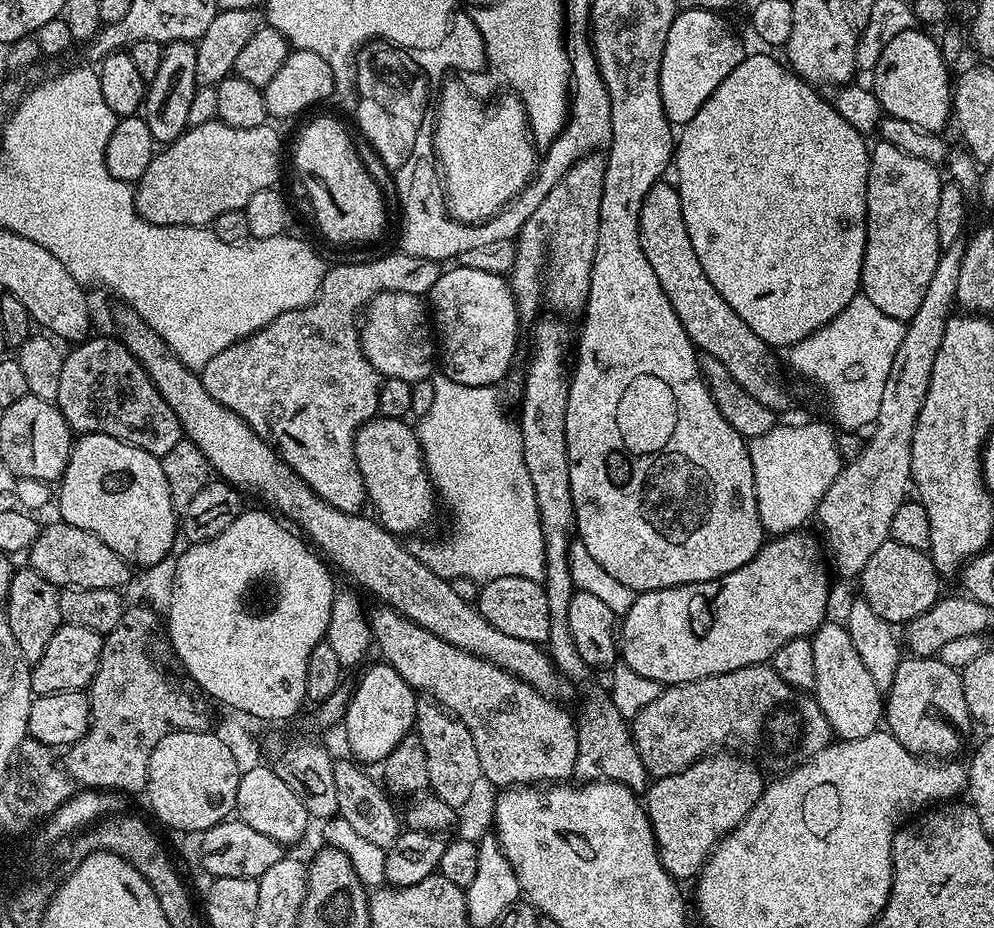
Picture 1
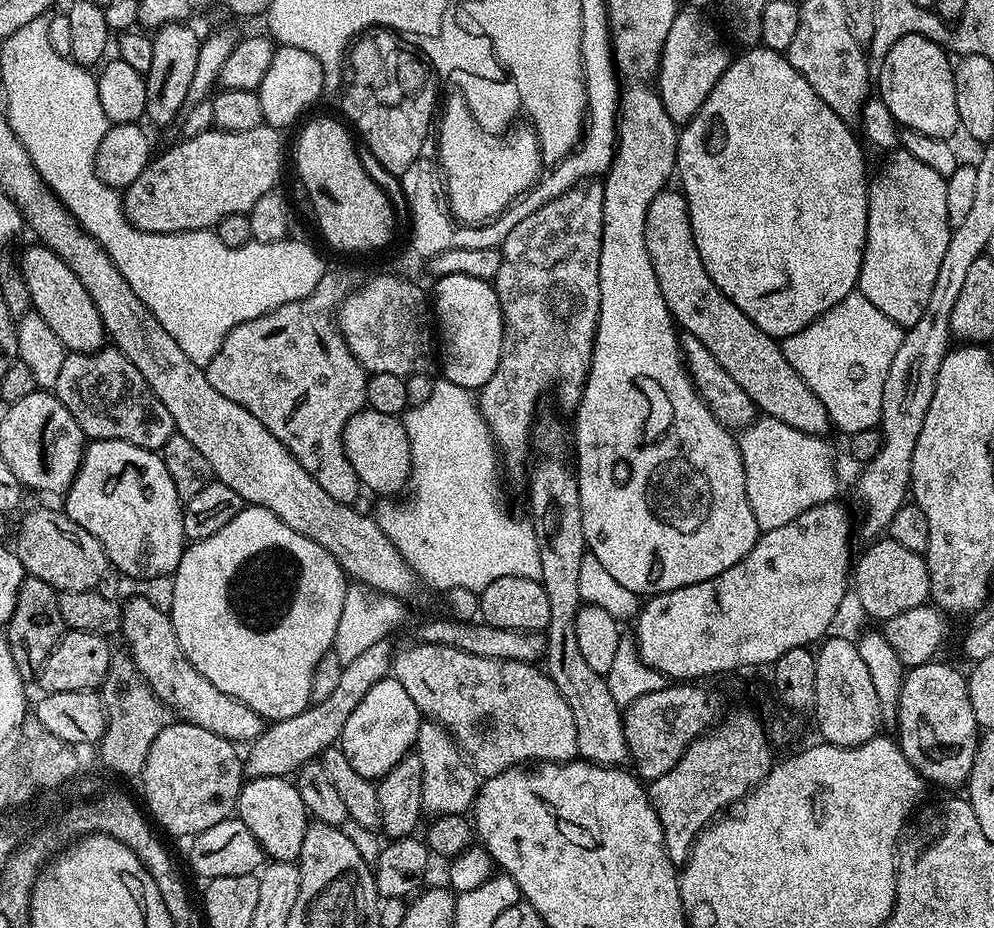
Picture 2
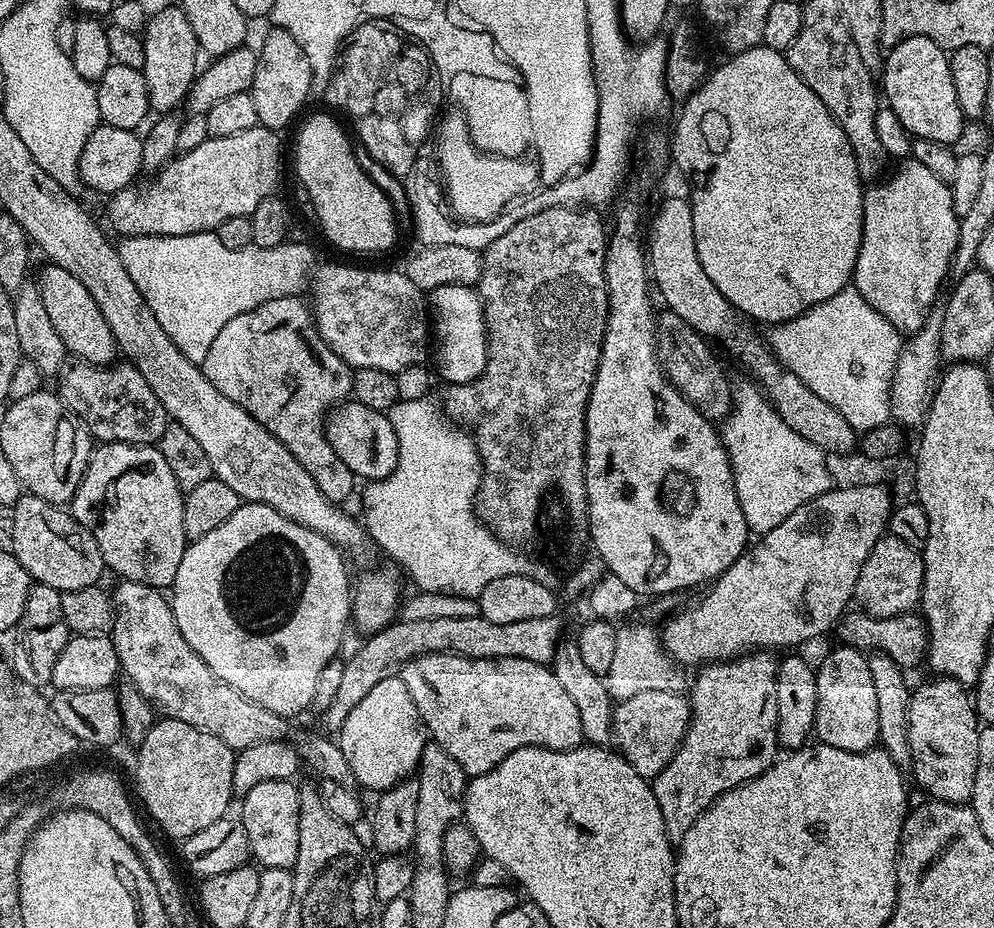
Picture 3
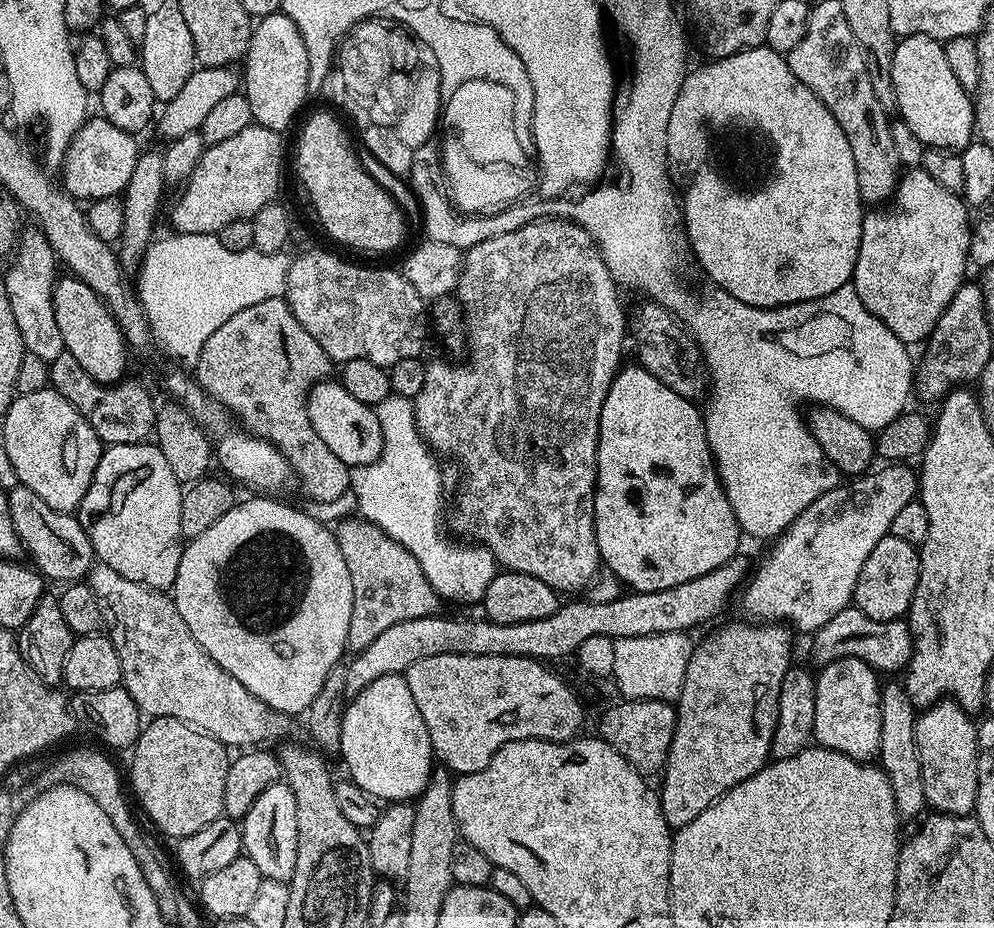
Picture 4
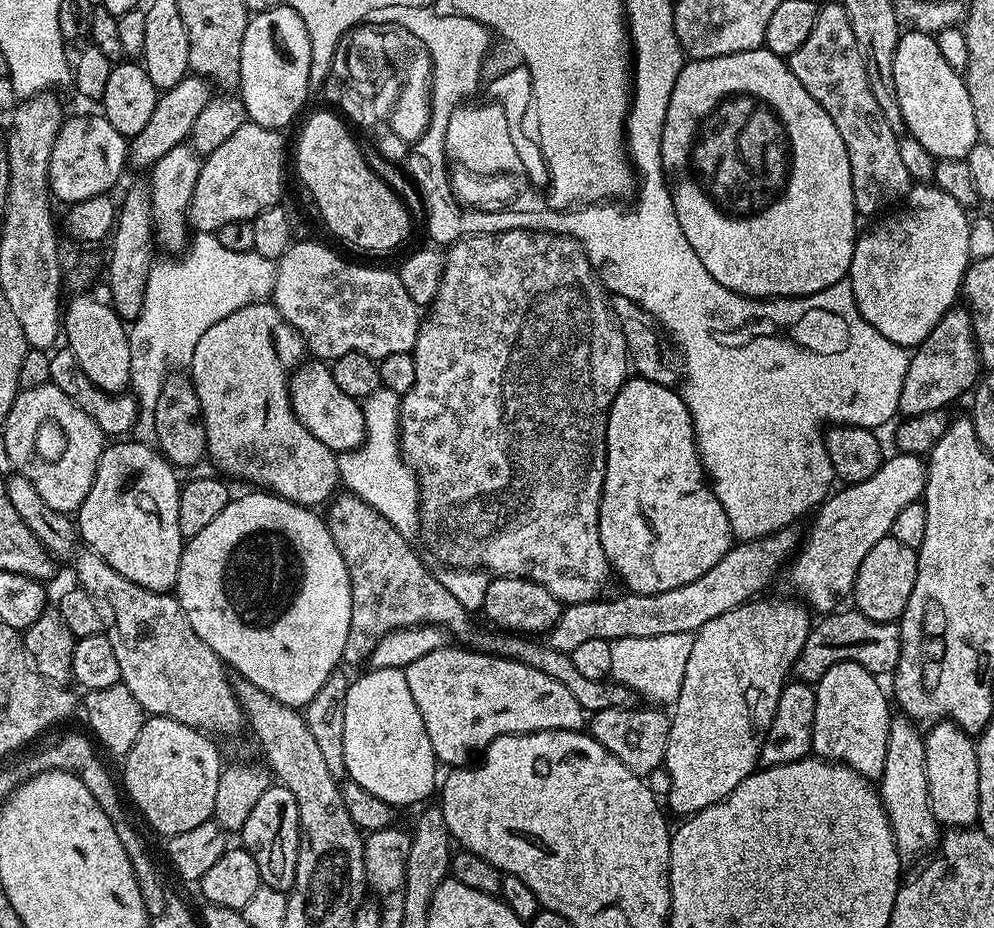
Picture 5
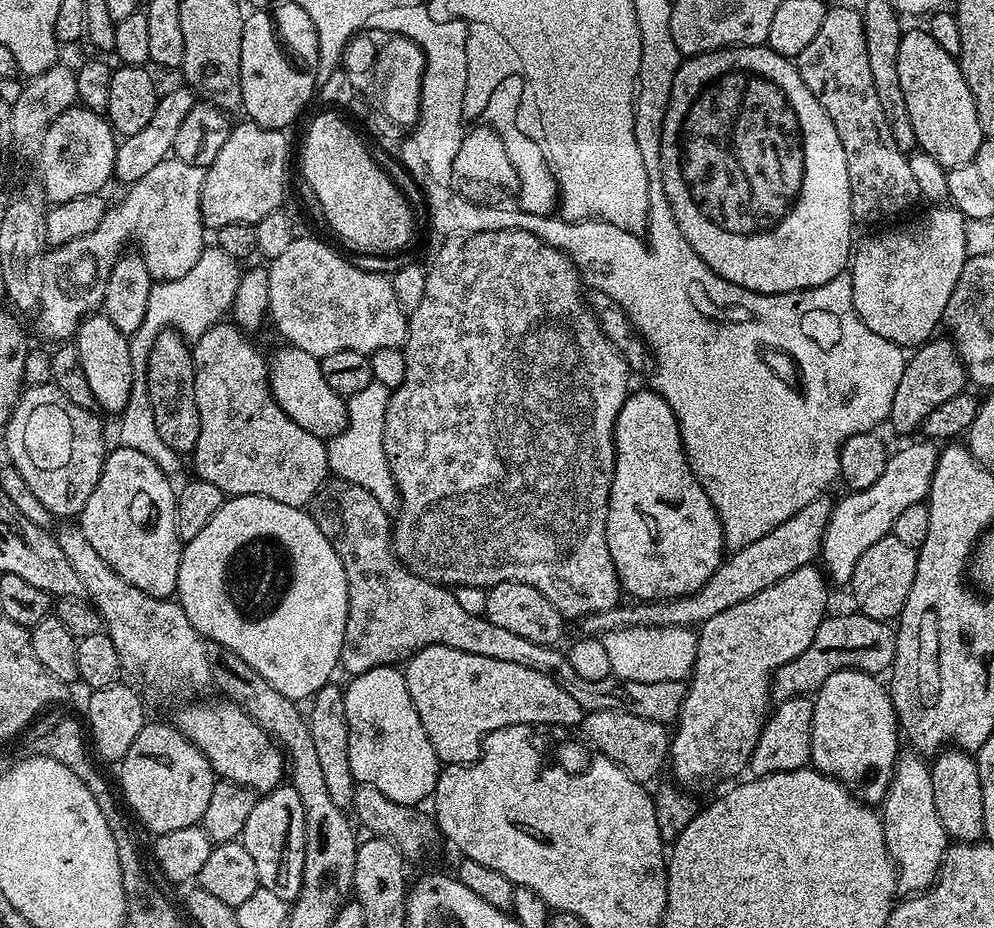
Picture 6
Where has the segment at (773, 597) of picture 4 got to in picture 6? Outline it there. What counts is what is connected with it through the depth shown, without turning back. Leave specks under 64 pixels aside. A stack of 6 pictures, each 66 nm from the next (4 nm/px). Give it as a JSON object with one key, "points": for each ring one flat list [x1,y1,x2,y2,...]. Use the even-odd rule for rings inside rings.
{"points":[[920,438,917,444,908,444,897,452,895,449,889,455,886,470,882,470,882,475,878,482,874,482,874,486,848,492,833,505,824,544,820,548,820,556,824,560,823,571,833,585,847,585,851,581,854,566,858,566,858,558,862,558,862,554,866,554,874,542,891,533,894,521,898,519,898,514,902,514,902,510,927,501,939,457,940,448,927,438]]}

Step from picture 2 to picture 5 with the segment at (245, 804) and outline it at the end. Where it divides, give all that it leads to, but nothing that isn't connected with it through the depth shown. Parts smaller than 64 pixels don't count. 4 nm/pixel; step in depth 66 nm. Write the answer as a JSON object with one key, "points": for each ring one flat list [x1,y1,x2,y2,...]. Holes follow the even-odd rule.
{"points":[[283,786,267,788,254,805,250,818,246,818,242,829,243,847,258,862,258,874,263,887,273,888,279,892,291,892,296,877,296,863,300,849,300,819,298,802,290,790]]}

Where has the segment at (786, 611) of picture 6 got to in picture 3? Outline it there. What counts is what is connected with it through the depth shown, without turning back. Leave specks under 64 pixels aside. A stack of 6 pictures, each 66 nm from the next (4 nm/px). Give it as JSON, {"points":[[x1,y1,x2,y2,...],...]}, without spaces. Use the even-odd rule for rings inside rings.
{"points":[[753,650,730,660,709,662,699,669,690,691,692,717,686,734,670,762,651,781,654,798,658,798,658,810,662,810,669,840,676,842,694,826,696,819,714,801,732,788,747,780,758,778,778,759,776,723,778,722,778,686,776,685,777,657,768,650]]}

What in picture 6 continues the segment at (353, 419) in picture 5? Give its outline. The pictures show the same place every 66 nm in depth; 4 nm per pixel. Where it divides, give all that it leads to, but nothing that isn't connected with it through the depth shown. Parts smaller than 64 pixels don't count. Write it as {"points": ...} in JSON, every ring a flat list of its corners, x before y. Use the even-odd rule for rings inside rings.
{"points":[[283,346,270,356,270,383,272,393,302,430,310,430,310,434,321,438,331,438,337,436,340,431,348,425,348,405,345,397,340,396,326,383,326,378,322,378,320,360,317,357,306,354,306,350,298,350,291,346]]}

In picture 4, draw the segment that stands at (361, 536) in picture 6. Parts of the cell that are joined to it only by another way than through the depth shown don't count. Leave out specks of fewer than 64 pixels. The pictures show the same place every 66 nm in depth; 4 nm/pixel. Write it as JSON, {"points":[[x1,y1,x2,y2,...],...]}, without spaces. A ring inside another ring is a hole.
{"points":[[355,518,344,520,335,525,336,541,346,558,346,570,350,570,352,583,352,617,348,631,348,648,353,653,366,650,382,630,390,630,397,622,406,622,410,618,437,615,441,607,440,595,426,582,418,558,406,550,394,538,390,538,378,526,369,520]]}

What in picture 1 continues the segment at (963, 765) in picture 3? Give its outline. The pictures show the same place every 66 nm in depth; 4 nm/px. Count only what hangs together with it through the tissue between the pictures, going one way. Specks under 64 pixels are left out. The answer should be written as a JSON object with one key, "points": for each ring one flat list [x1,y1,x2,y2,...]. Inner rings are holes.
{"points":[[904,658,886,694,882,713,887,731,906,750,925,758,952,758,964,744,964,731,970,725,966,694,962,694,960,672,939,658]]}

